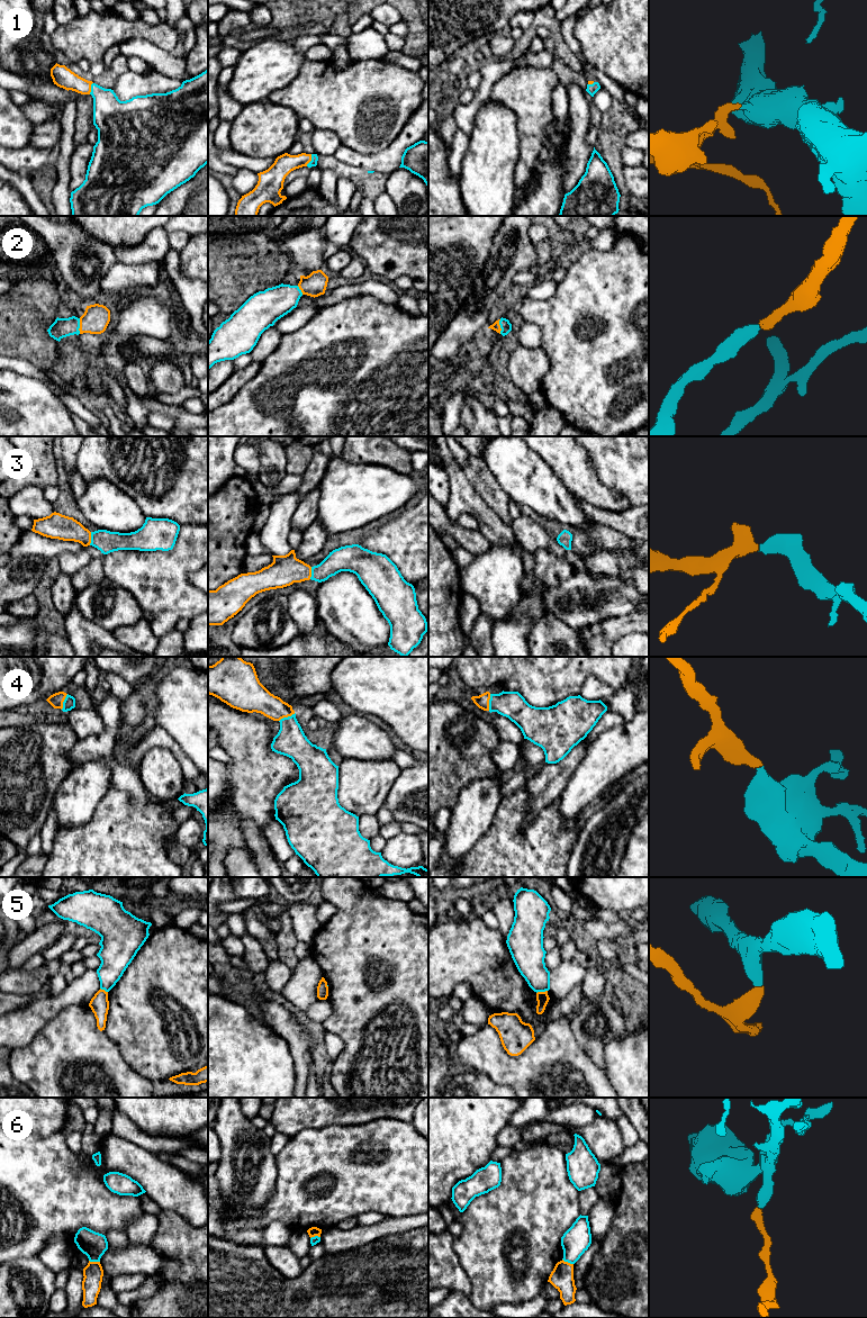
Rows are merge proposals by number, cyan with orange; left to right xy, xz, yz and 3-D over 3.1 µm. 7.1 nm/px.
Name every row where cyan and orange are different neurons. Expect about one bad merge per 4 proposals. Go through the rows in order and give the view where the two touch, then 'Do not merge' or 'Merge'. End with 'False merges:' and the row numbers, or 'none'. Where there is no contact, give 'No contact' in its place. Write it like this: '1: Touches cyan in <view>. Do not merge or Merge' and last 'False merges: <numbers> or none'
1: Touches cyan in xz. Merge
2: Touches cyan in xy. Merge
3: Touches cyan in xy. Merge
4: Touches cyan in yz. Merge
5: Touches cyan in yz. Do not merge
6: Touches cyan in xy. Do not merge
False merges: 5, 6

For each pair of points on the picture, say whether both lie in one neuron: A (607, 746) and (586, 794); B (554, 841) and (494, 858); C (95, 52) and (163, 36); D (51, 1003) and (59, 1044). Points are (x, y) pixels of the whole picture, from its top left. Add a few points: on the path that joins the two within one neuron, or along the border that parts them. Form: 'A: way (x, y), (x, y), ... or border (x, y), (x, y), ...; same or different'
A: way (607, 758), (588, 782); same
B: way (540, 849), (530, 858), (508, 858); same
C: way (111, 35), (115, 32), (146, 32); same
D: border (77, 1004), (63, 1008), (35, 1036); different

